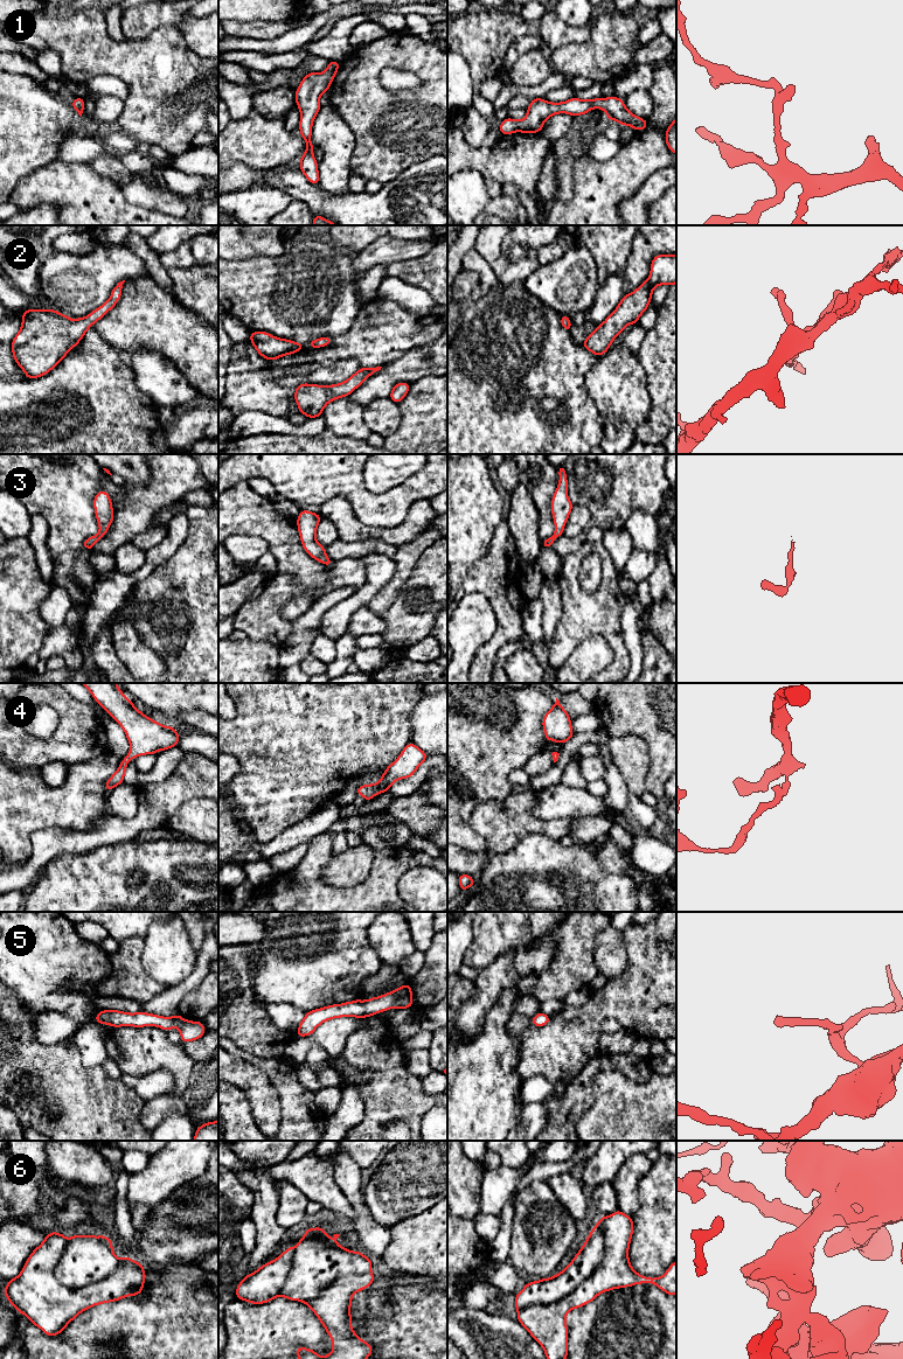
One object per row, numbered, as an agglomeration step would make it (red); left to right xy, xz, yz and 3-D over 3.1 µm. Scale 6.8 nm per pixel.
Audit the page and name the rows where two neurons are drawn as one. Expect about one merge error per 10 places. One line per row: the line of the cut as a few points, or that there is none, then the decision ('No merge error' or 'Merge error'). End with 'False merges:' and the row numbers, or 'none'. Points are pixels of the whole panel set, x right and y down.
1: No split. No merge error
2: No split. No merge error
3: No split. No merge error
4: No split. No merge error
5: No split. No merge error
6: No split. No merge error
False merges: none

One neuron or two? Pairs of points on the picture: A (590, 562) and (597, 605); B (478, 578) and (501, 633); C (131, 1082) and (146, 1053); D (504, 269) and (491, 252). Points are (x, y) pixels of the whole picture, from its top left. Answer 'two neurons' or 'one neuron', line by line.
A: two neurons
B: one neuron
C: two neurons
D: two neurons

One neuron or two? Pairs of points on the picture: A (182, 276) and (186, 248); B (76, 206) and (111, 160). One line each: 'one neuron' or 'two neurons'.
A: two neurons
B: two neurons

